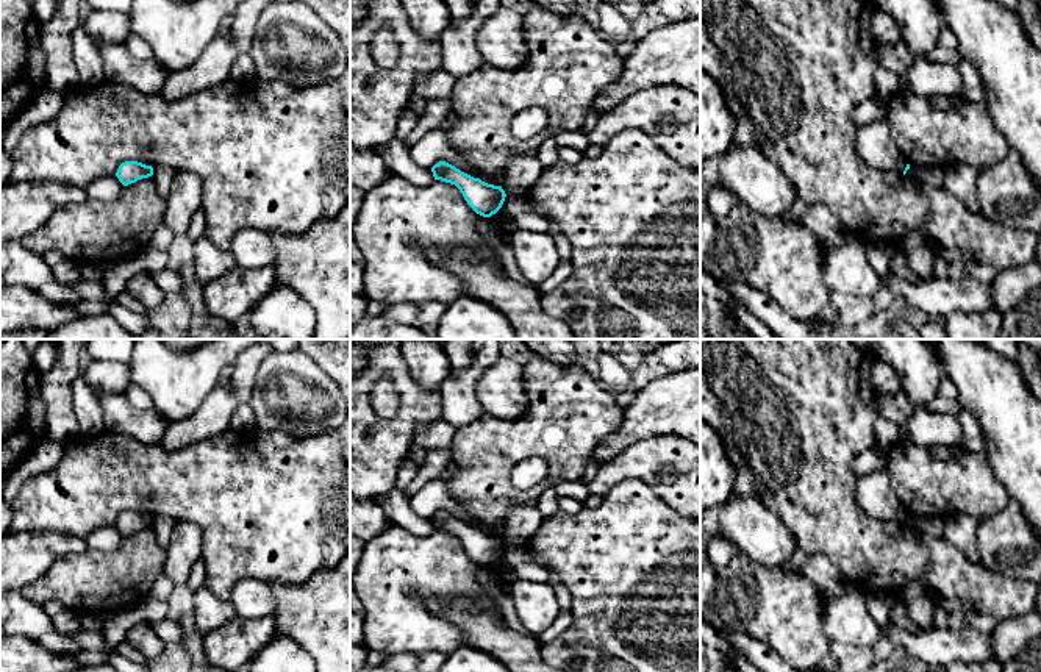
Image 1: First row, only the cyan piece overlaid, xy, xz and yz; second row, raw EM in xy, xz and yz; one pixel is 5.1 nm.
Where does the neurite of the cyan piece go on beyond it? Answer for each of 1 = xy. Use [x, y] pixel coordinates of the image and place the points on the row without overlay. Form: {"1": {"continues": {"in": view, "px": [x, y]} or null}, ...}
{"1": {"continues": null}}

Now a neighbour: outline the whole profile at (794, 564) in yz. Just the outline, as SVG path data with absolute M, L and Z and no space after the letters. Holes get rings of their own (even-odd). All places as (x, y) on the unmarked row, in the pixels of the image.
M797 547L788 561L780 567L786 574L803 575L803 563L808 553Z

